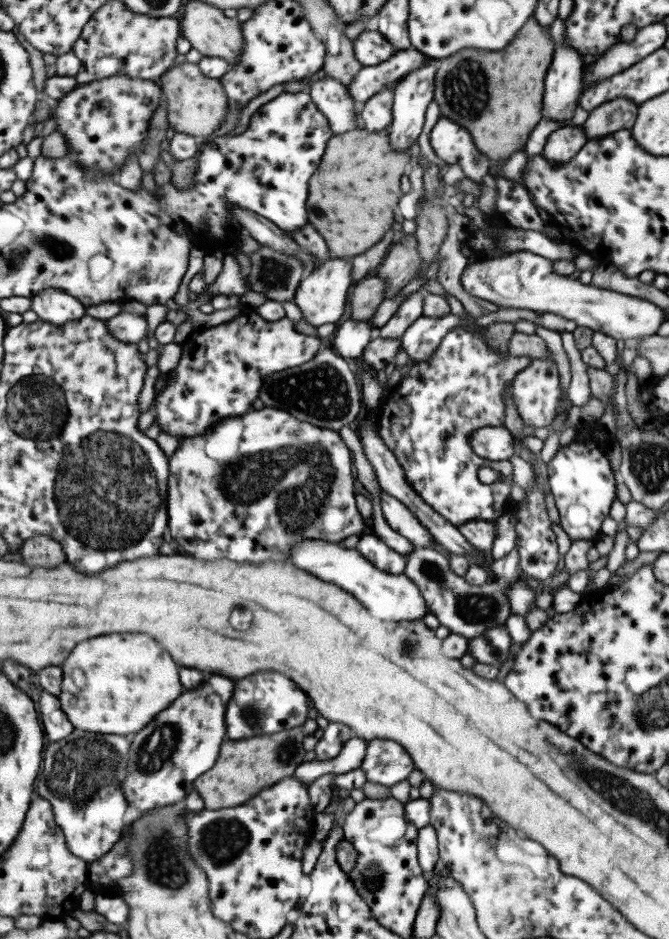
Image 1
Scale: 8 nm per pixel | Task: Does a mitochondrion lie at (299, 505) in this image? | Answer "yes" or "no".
yes

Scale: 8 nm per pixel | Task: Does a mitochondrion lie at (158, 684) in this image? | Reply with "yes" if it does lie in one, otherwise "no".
no

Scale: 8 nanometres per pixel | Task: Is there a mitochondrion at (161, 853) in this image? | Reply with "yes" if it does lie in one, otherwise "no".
yes

